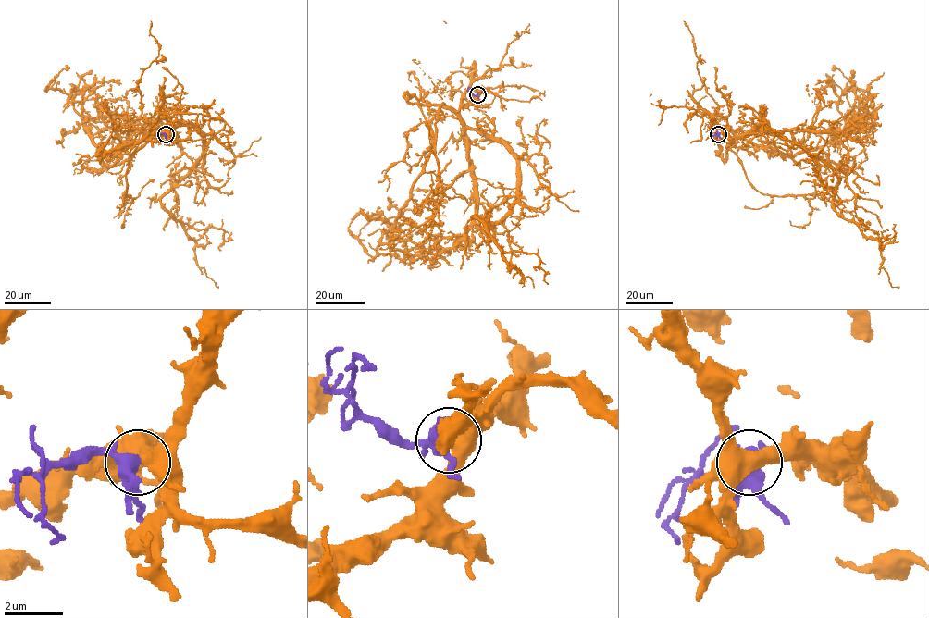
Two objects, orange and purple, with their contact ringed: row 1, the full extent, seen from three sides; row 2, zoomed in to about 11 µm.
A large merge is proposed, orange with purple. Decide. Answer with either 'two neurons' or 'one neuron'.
one neuron

